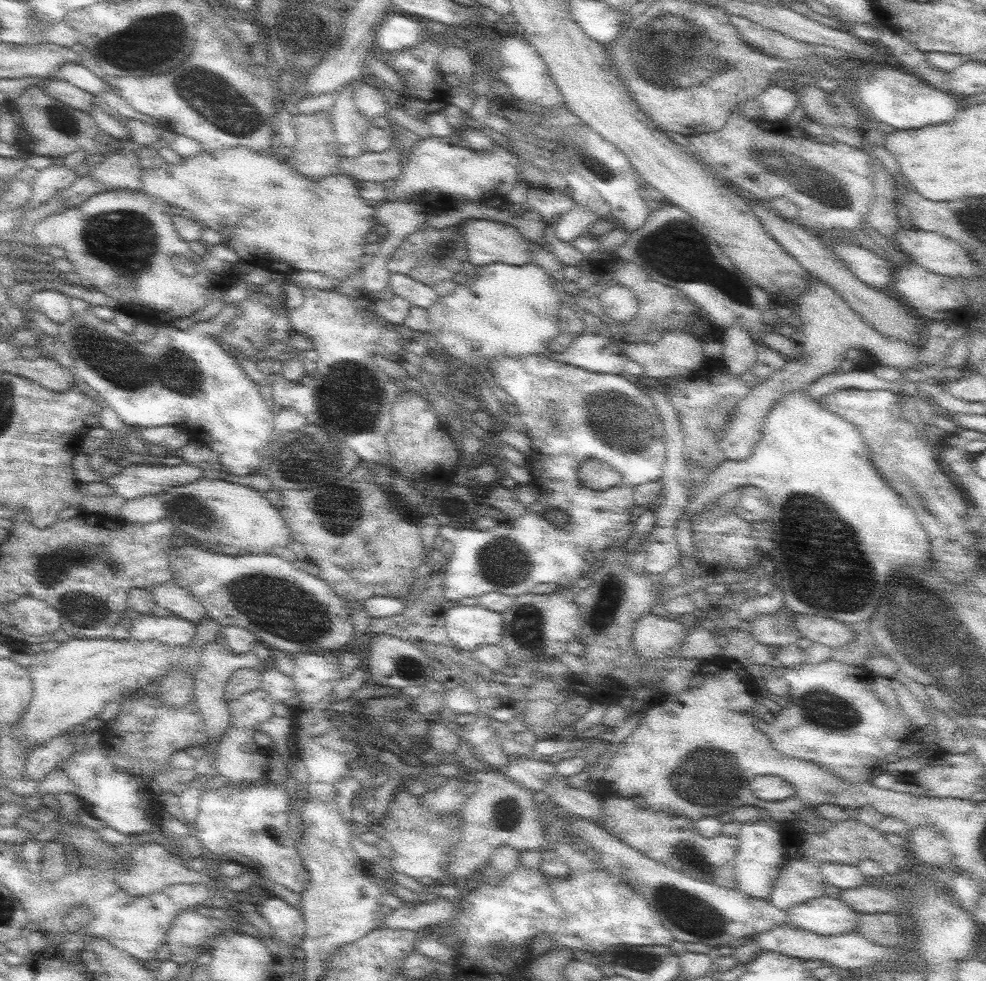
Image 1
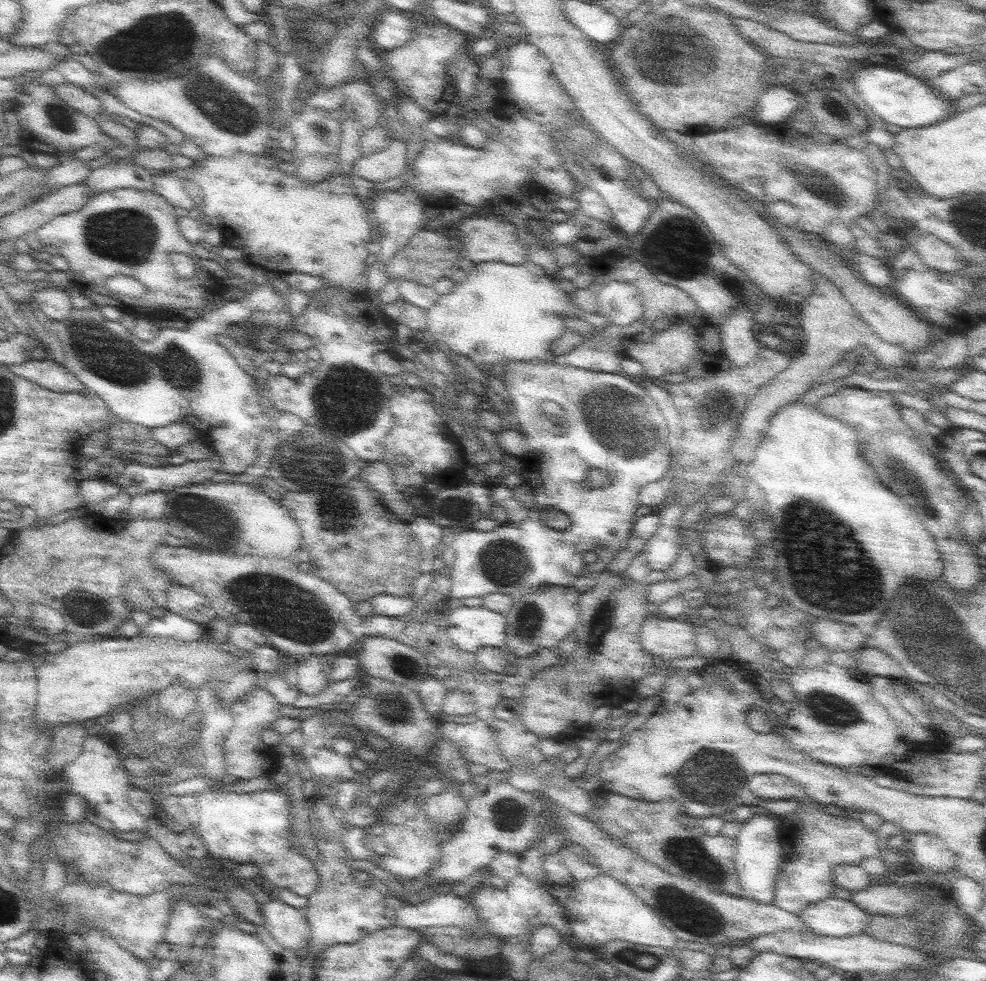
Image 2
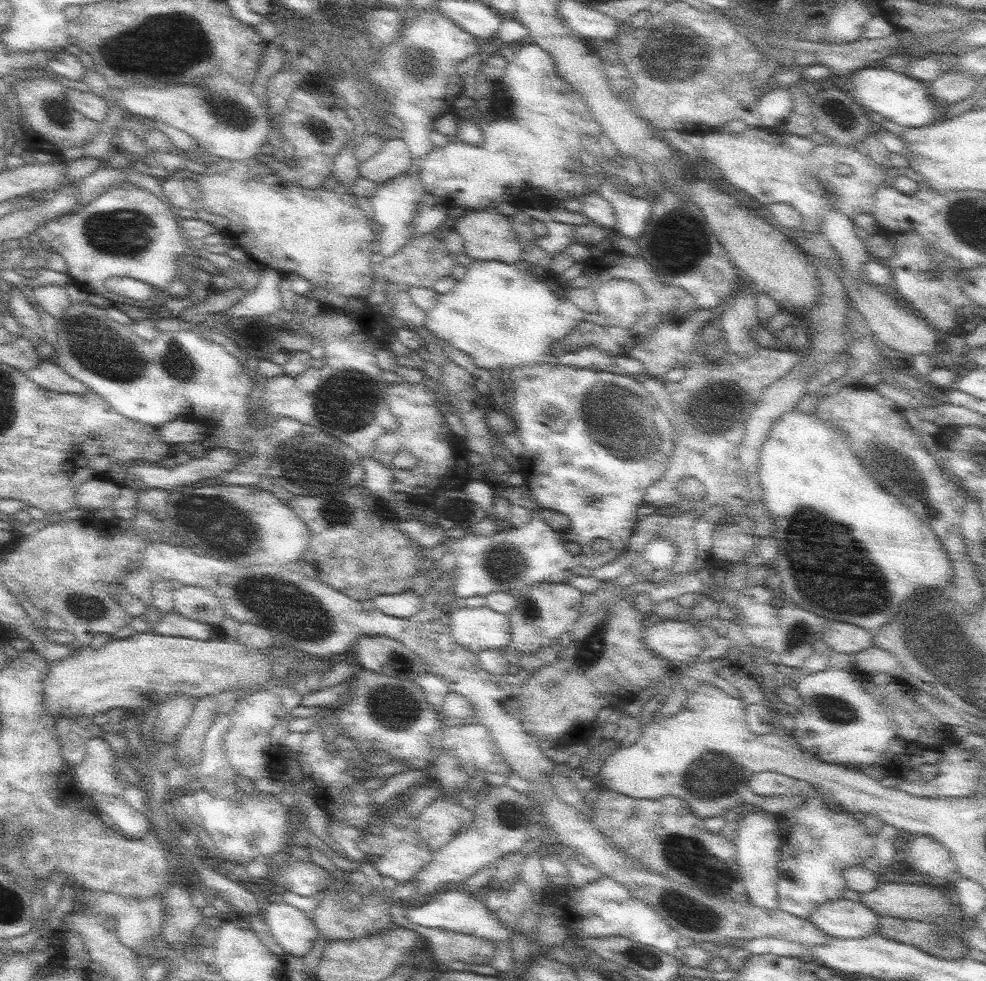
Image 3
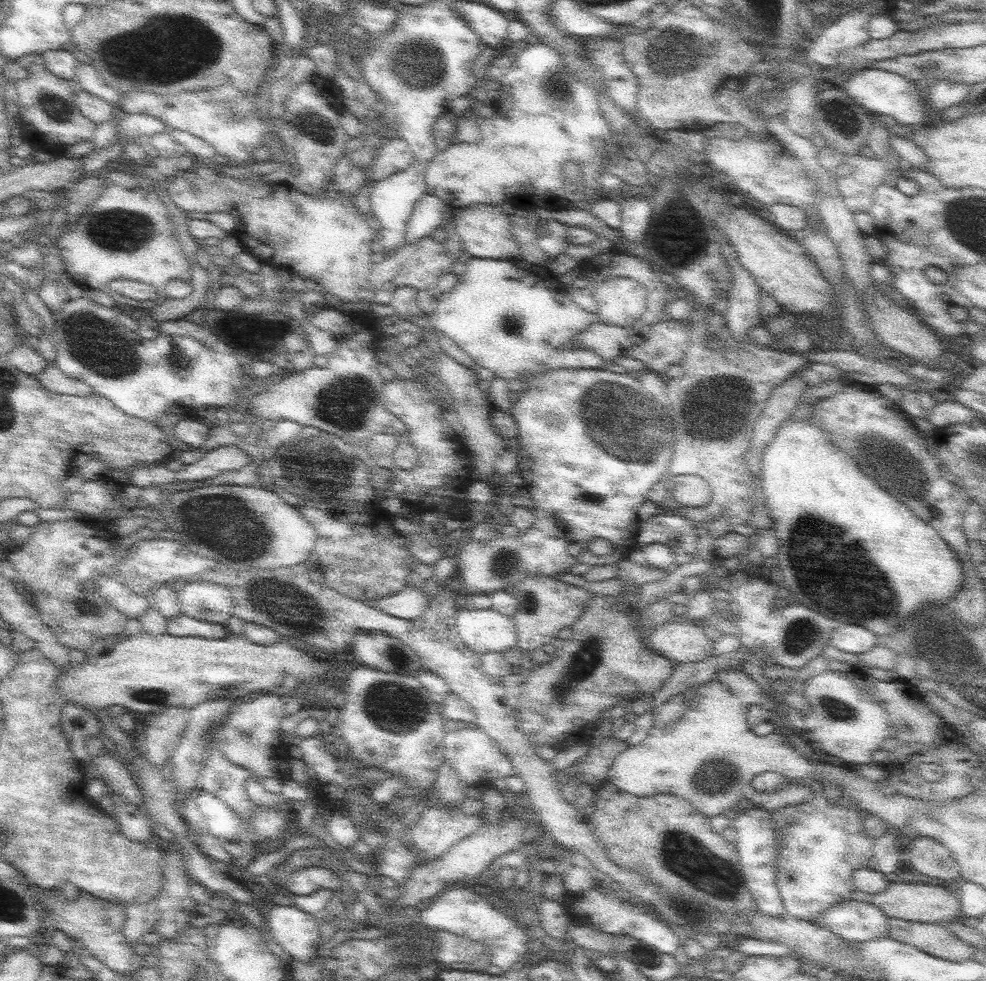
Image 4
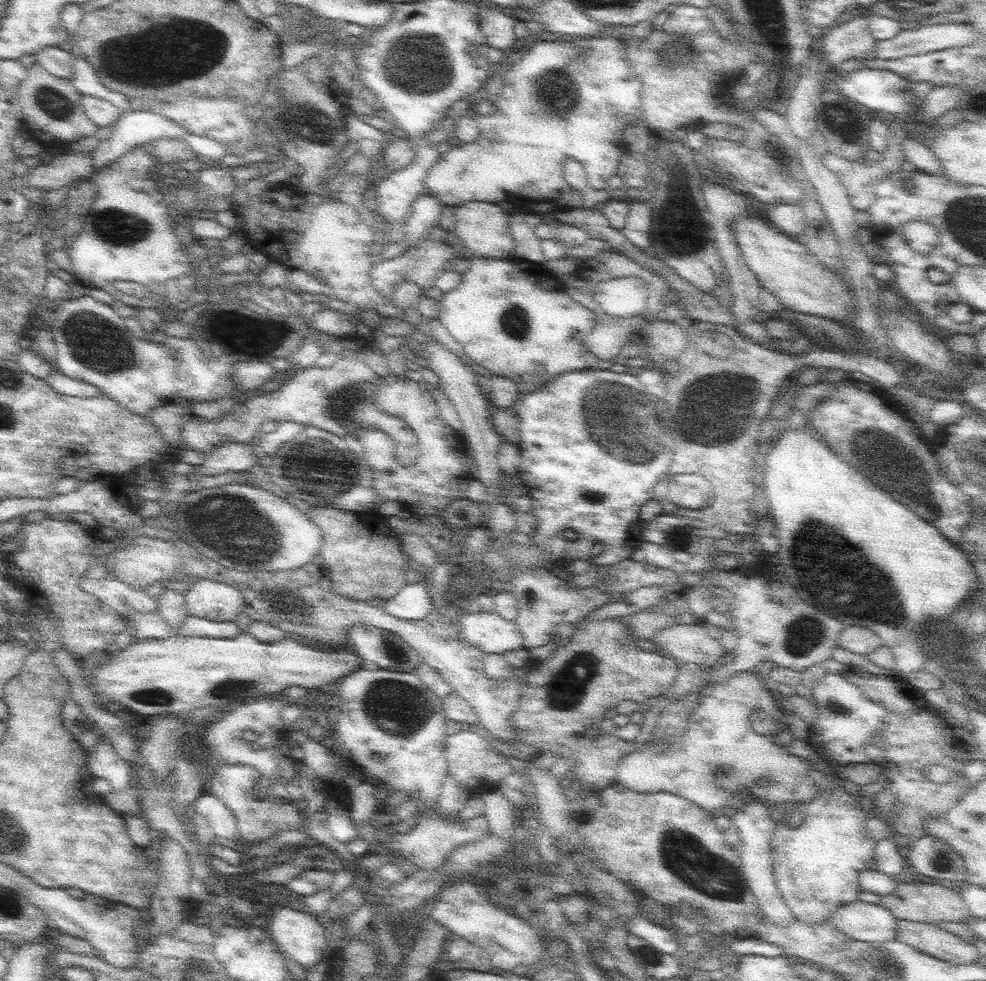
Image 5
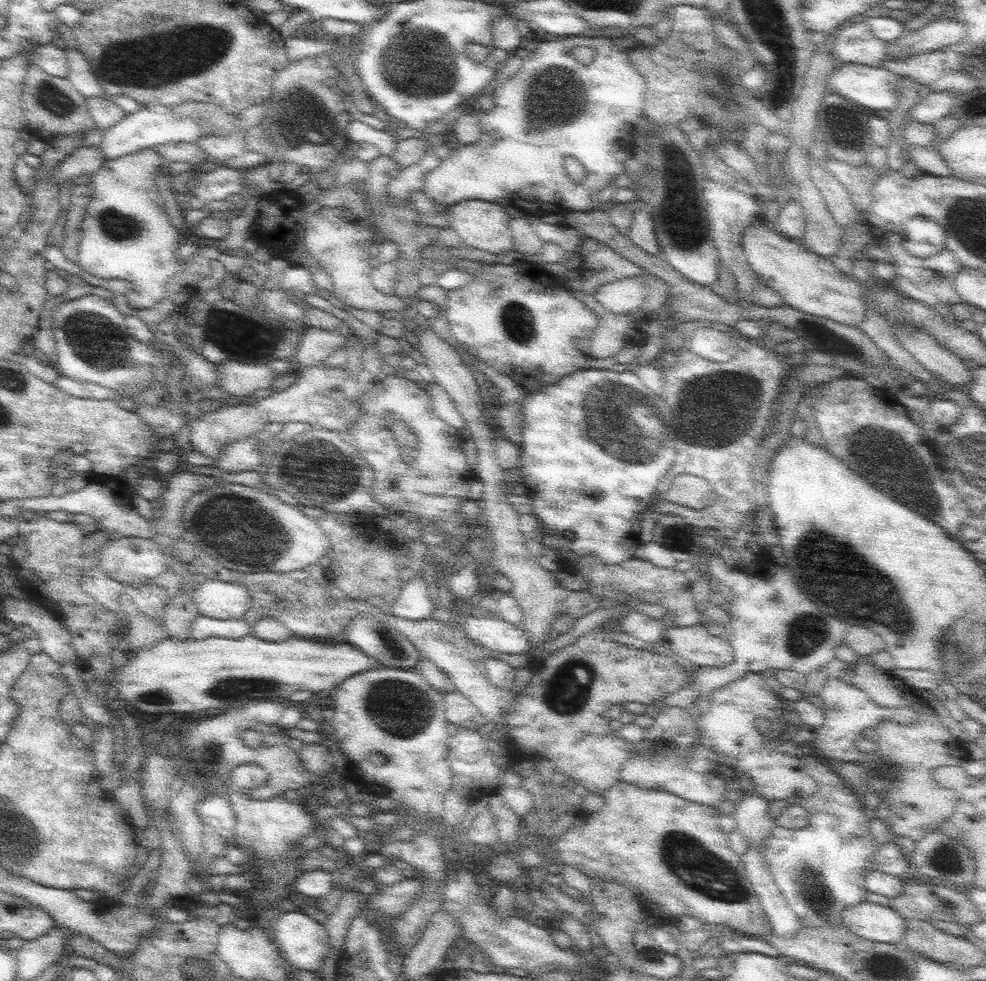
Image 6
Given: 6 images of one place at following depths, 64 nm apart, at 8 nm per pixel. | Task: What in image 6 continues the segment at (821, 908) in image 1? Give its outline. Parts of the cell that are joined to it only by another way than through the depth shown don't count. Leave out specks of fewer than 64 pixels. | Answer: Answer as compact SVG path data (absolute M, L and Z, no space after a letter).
M871 902L845 908L841 922L841 928L849 928L853 934L869 942L895 944L903 940L905 934L905 920L893 908Z

